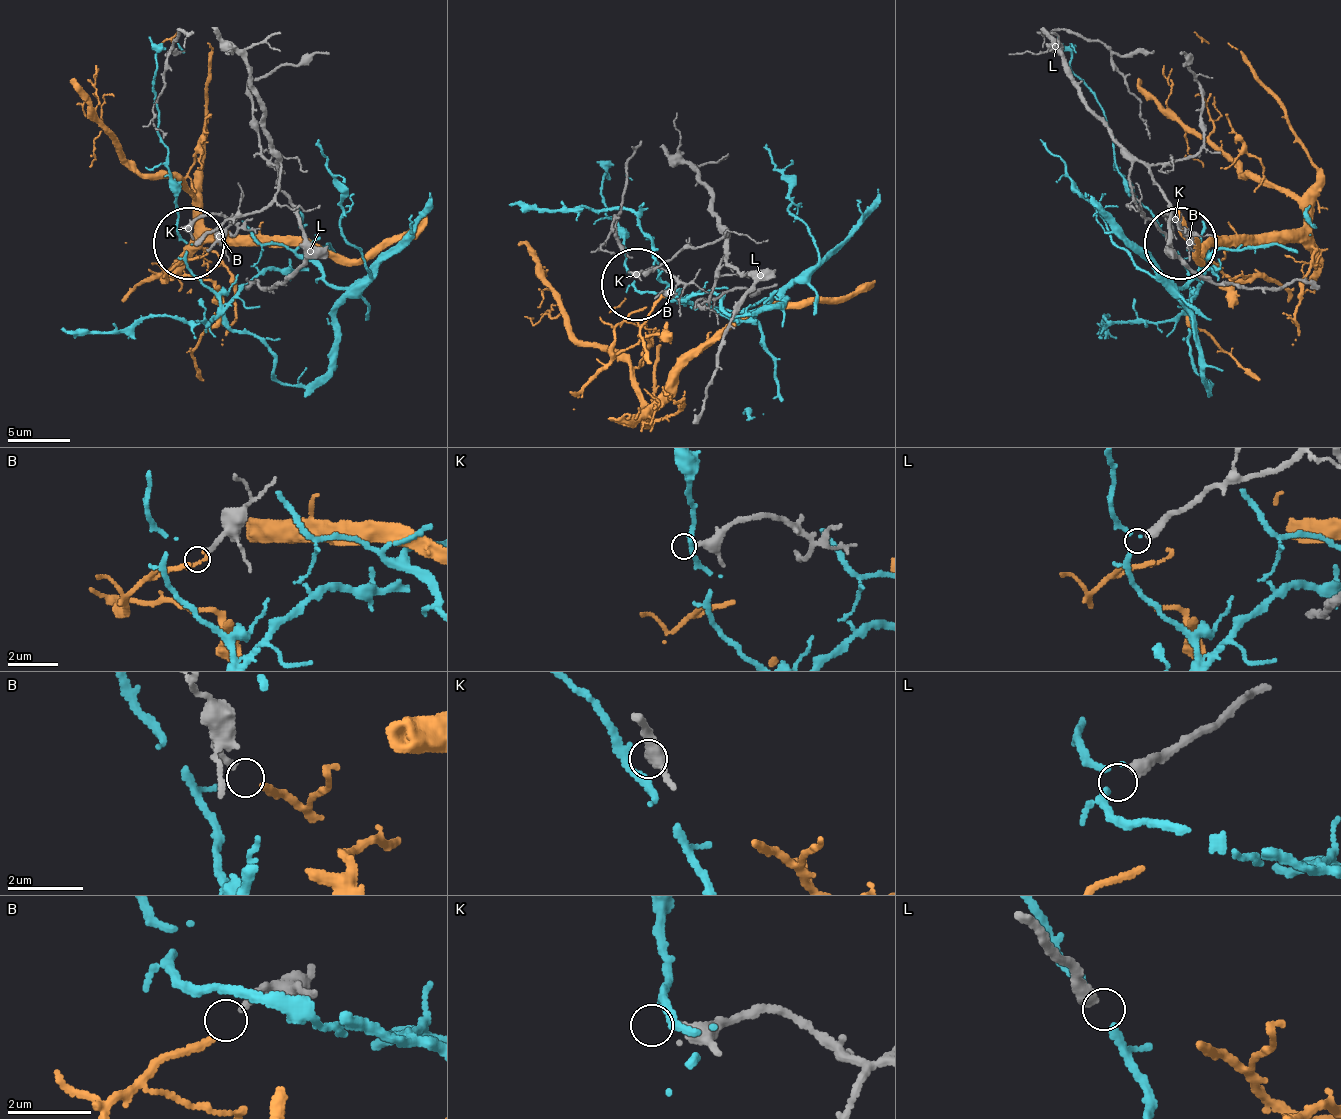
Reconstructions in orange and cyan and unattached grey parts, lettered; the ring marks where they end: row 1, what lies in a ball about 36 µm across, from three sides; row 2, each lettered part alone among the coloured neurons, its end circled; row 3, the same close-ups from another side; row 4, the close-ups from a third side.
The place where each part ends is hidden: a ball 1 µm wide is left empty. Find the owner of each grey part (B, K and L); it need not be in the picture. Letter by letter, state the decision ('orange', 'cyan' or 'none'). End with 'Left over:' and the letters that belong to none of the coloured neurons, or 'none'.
B: orange
K: none
L: none
Left over: K, L

